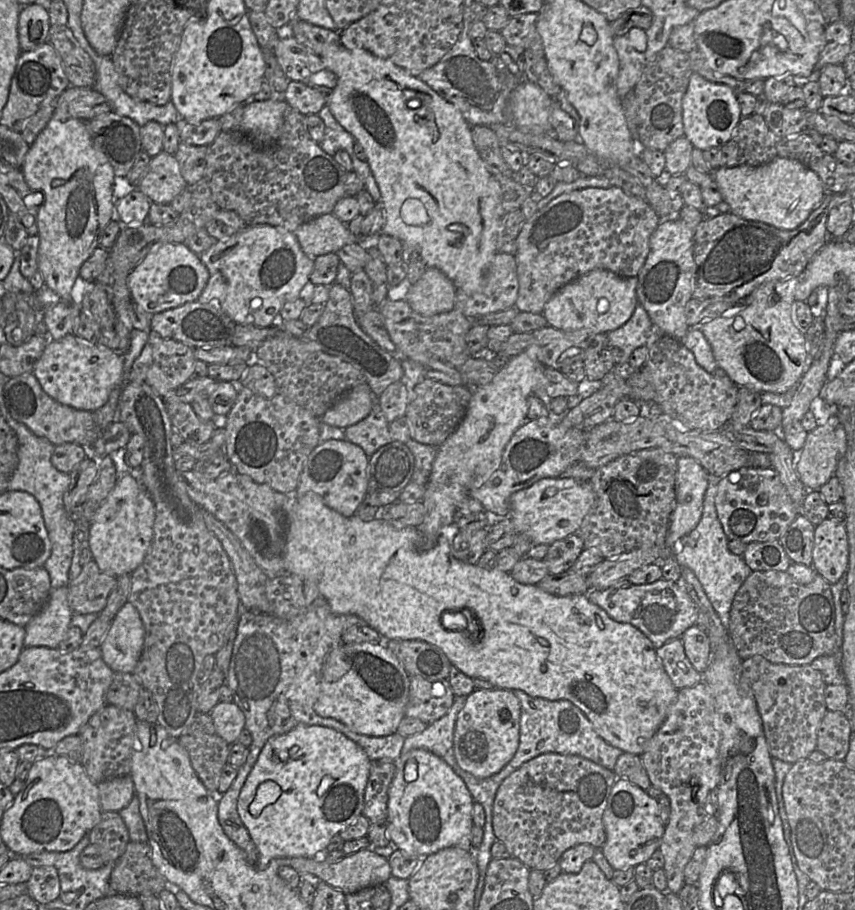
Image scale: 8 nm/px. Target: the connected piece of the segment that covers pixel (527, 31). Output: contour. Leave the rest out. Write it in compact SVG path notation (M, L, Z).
M525 13L510 17L500 31L506 44L531 50L535 55L544 56L542 38L537 31L537 13Z

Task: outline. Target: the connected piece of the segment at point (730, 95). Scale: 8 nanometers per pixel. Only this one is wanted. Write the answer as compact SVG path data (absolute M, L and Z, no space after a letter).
M692 73L687 90L682 99L682 119L684 137L694 148L702 151L722 147L742 119L737 94L728 85L711 82L698 73Z

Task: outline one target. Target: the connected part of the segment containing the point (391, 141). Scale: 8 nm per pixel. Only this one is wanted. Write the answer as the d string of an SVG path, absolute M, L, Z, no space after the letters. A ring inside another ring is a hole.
M339 44L333 47L326 47L326 50L318 56L320 56L324 65L337 76L337 85L327 99L327 106L329 106L331 113L341 126L351 133L355 141L358 141L364 148L367 155L367 162L381 193L381 204L379 206L384 210L385 223L380 232L376 235L390 235L399 239L401 243L407 243L409 246L417 248L425 265L441 270L453 282L456 290L463 291L466 294L472 294L479 290L485 270L492 261L494 255L498 252L496 246L497 235L500 231L502 218L506 213L501 204L500 184L496 177L485 167L485 163L475 147L472 138L472 126L466 121L455 105L445 100L428 84L421 81L419 77L409 74L406 70L395 65L393 62L380 58L365 49L356 48L349 50L342 44ZM407 198L417 198L424 204L429 215L428 223L422 225L410 225L403 220L401 216L401 207Z

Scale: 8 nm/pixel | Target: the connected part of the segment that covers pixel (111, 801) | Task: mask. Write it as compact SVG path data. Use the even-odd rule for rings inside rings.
M131 775L105 780L97 785L103 811L120 811L130 804L135 794Z

